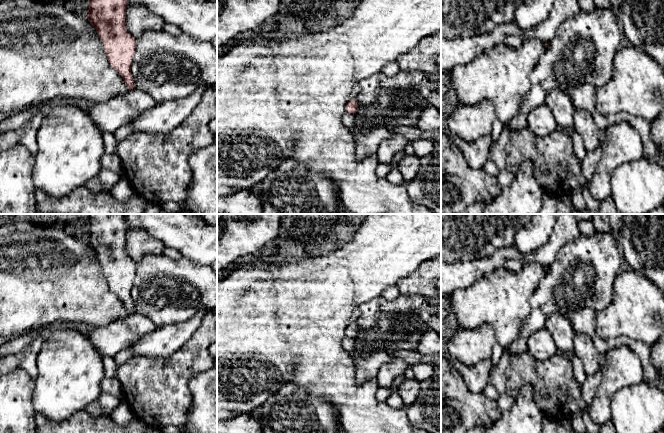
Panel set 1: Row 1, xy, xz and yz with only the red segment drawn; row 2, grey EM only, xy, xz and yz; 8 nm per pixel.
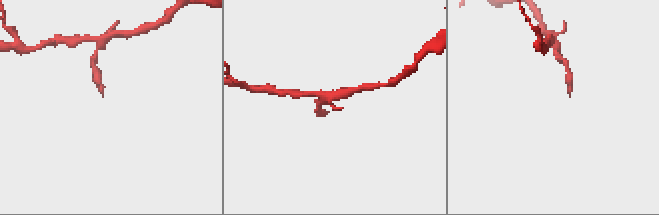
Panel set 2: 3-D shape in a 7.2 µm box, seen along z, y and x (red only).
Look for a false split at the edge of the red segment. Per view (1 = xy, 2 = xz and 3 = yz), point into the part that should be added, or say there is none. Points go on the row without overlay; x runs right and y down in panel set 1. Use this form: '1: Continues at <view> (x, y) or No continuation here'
1: No continuation here
2: No continuation here
3: No continuation here

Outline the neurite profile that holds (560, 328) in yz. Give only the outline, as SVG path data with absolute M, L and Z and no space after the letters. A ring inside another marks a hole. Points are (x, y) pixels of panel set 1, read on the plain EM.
M553 313L546 319L545 328L550 332L558 350L572 352L575 348L575 331L568 318Z

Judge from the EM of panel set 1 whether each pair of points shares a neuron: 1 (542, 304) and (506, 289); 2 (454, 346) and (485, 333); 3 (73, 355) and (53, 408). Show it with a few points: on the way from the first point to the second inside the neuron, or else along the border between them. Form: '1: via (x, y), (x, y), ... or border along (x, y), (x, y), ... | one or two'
1: border along (541, 278), (530, 299), (530, 313), (524, 322) | two
2: via (462, 346), (472, 346), (477, 341) | one
3: via (69, 368), (69, 379), (58, 395) | one

